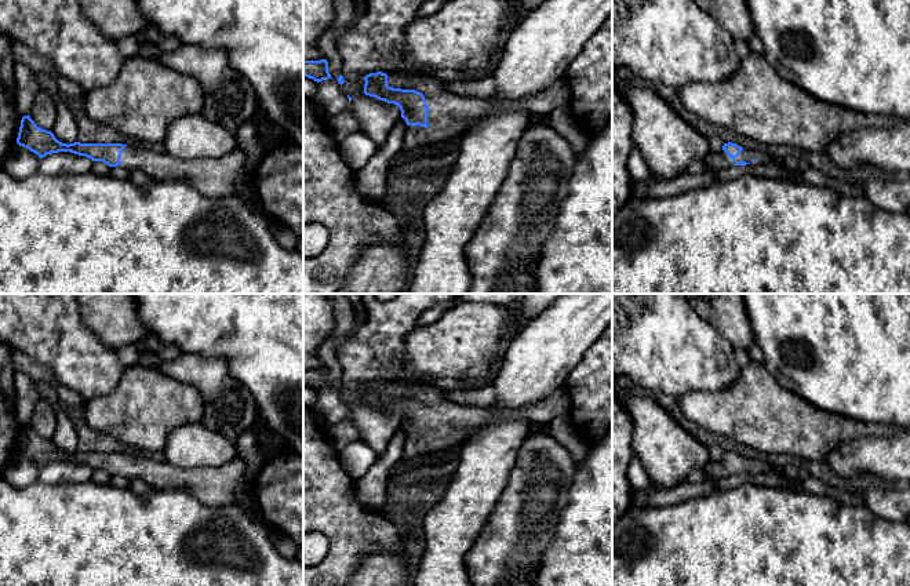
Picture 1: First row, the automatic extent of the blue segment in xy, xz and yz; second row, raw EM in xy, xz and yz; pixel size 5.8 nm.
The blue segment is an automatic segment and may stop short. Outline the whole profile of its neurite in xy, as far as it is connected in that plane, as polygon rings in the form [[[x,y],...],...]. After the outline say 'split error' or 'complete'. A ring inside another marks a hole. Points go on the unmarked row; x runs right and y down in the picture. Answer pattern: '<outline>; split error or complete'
[[[23,425],[17,452],[36,462],[40,467],[51,462],[70,461],[109,476],[142,478],[152,489],[185,491],[207,506],[234,503],[236,495],[250,488],[247,465],[237,455],[221,467],[183,469],[168,462],[132,456],[123,452],[62,452],[51,440],[36,434],[30,425]]]; split error

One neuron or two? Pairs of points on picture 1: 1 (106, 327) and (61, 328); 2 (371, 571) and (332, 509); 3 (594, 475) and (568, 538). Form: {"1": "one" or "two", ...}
{"1": "two", "2": "two", "3": "one"}

